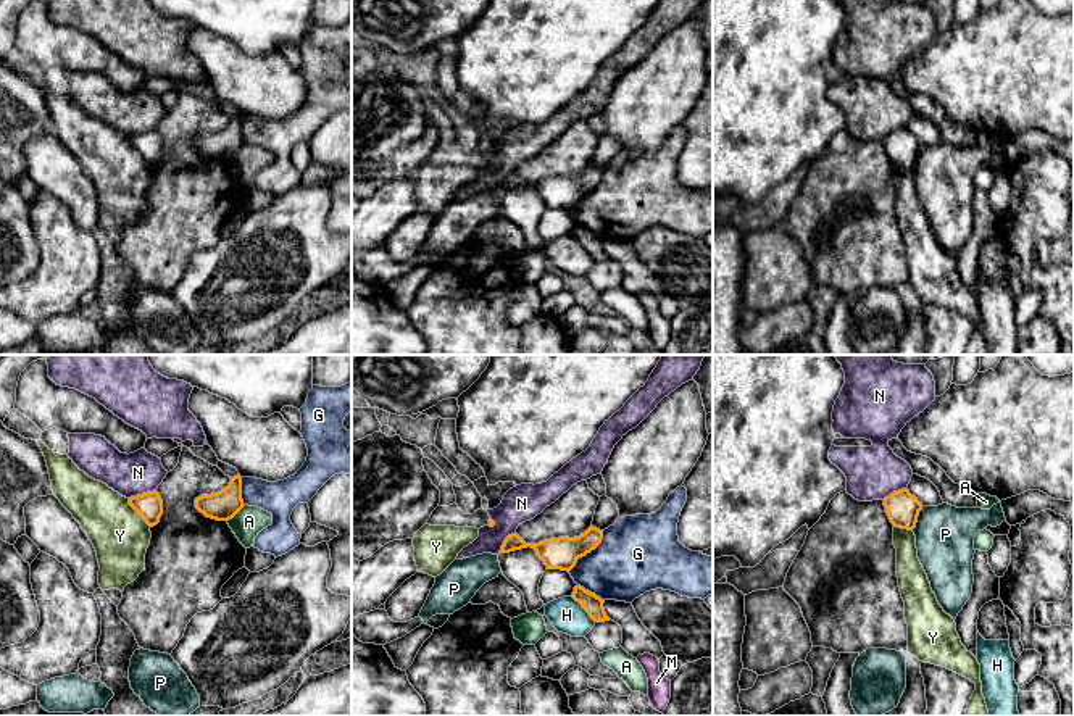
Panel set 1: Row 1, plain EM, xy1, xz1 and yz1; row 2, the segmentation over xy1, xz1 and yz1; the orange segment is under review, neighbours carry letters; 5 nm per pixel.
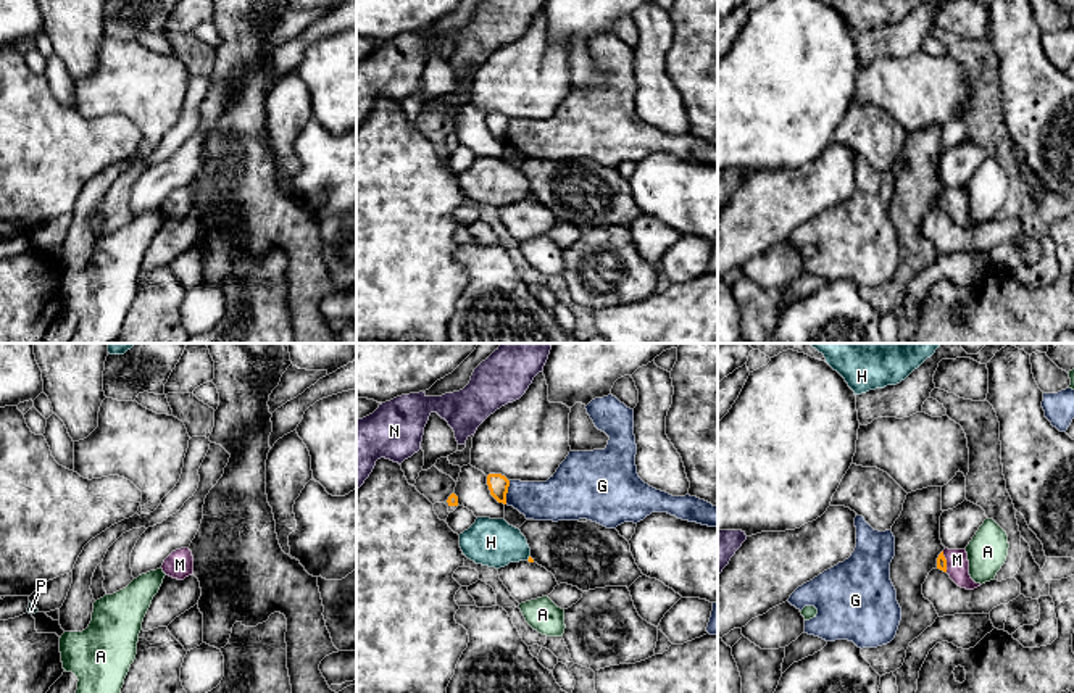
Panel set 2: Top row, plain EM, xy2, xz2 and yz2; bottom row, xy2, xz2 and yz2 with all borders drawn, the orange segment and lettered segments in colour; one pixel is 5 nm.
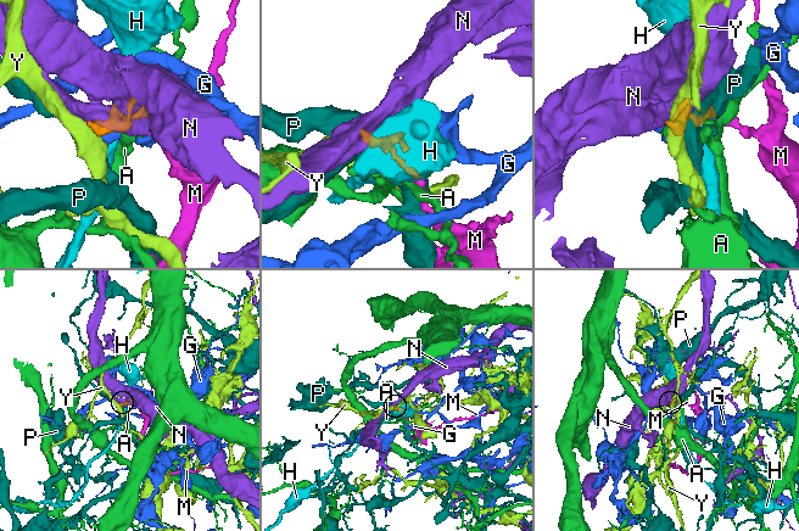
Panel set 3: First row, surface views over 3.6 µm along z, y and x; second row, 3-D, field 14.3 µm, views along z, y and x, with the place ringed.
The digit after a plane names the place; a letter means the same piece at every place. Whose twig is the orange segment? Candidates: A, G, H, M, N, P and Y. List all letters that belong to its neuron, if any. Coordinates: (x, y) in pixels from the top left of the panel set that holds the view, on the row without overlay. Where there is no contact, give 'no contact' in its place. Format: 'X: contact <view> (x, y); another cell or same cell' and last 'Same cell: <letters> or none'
A: contact xy1 (236, 152); another cell
G: contact xz1 (589, 191); another cell
H: contact xz1 (582, 245); another cell
M: contact yz2 (945, 200); same cell
N: contact xy1 (142, 133); another cell
P: contact yz1 (916, 157); another cell
Y: contact xy1 (137, 150); another cell
Same cell: M

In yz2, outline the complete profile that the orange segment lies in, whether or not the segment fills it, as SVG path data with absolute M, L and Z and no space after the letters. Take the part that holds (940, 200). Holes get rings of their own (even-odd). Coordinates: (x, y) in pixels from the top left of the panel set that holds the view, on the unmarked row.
M945 187L937 197L937 208L947 211L950 218L961 227L974 229L980 226L969 214L969 200L966 189Z

